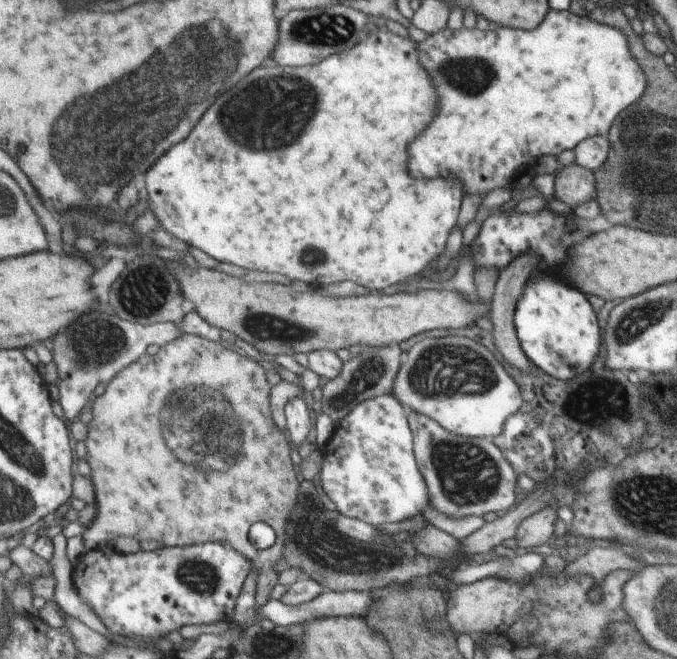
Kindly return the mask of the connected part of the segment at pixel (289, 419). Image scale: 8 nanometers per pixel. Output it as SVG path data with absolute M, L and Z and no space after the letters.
M293 397L293 400L286 402L284 415L286 418L285 430L287 430L289 438L293 440L295 447L305 452L307 450L305 437L309 432L310 421L309 412L302 398Z

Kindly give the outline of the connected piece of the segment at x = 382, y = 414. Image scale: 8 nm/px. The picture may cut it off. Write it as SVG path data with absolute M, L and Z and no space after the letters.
M391 393L375 395L356 404L335 424L330 437L322 445L322 464L319 474L323 492L333 502L343 517L354 518L365 524L383 526L413 520L417 514L429 508L427 488L417 468L413 454L412 434L408 424L407 410Z

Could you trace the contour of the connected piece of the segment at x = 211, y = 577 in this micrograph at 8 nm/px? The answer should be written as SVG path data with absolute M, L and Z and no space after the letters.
M207 541L153 551L137 550L127 554L103 546L77 558L74 563L73 586L77 588L77 594L101 616L111 634L149 641L159 640L169 630L179 630L181 626L228 621L235 612L237 598L252 569L253 560L243 556L229 542Z

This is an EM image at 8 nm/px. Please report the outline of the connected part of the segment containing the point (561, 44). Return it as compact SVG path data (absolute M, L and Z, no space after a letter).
M568 10L549 11L539 27L529 30L497 25L495 30L482 31L461 25L458 30L445 27L416 44L437 92L441 92L441 112L413 140L409 176L417 180L455 176L465 184L465 196L483 196L495 188L509 187L515 170L534 168L533 158L571 150L595 135L607 138L620 112L636 103L648 88L648 76L632 56L624 29Z

